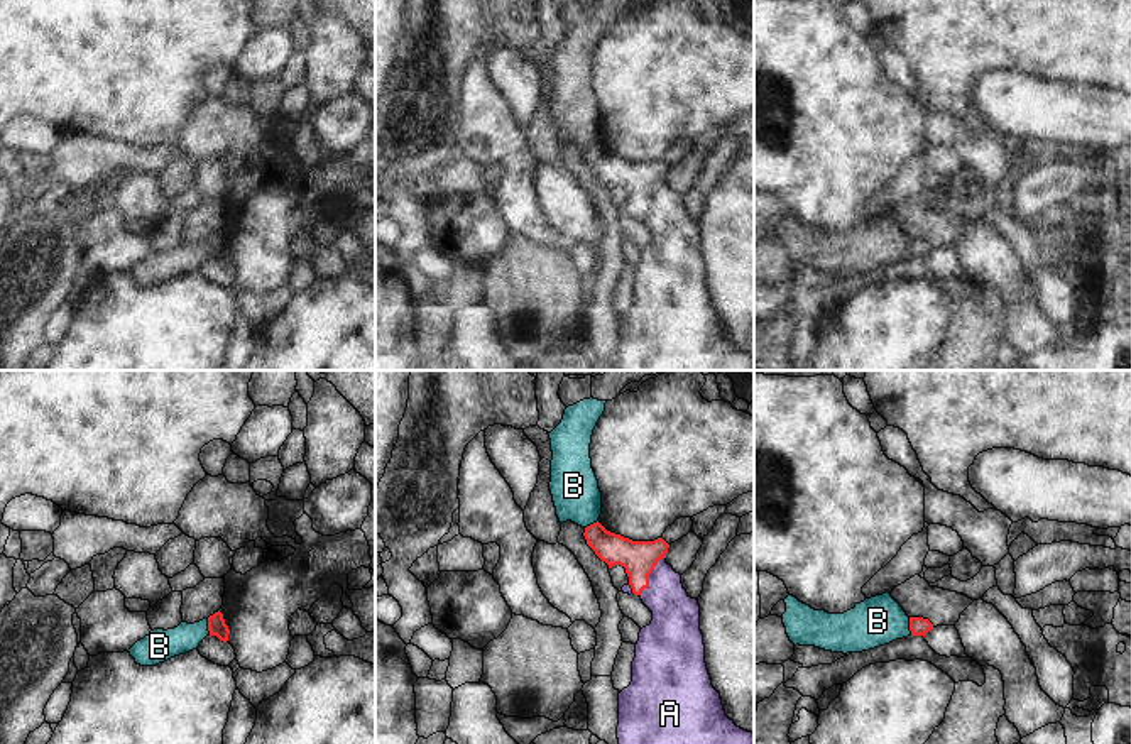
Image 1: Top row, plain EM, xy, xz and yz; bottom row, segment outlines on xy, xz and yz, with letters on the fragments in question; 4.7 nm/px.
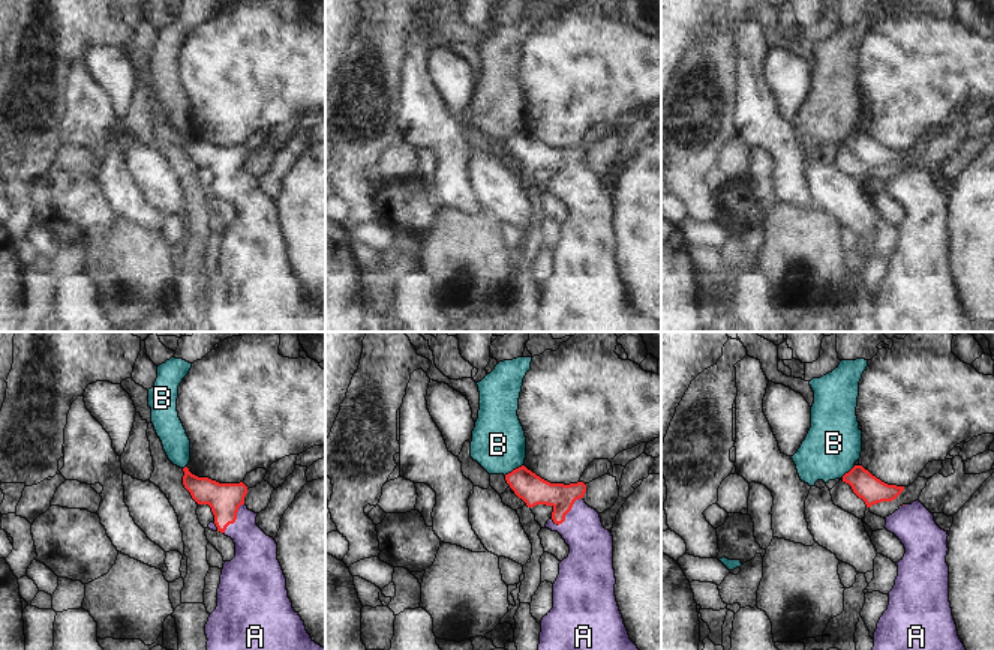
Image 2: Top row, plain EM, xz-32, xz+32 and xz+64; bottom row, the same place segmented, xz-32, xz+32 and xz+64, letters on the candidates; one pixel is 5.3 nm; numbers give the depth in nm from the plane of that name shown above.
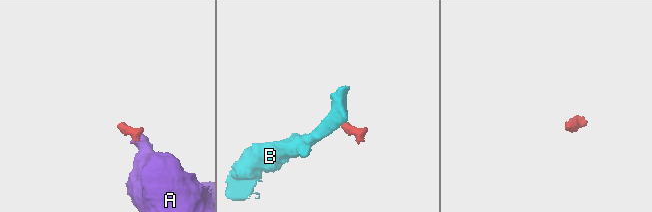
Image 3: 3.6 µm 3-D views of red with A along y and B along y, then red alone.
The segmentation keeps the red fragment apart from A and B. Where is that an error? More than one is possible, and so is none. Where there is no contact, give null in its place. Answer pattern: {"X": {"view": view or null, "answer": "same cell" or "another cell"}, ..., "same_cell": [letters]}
{"A": {"view": "xz", "answer": "same cell"}, "B": {"view": "yz", "answer": "another cell"}, "same_cell": ["A"]}

